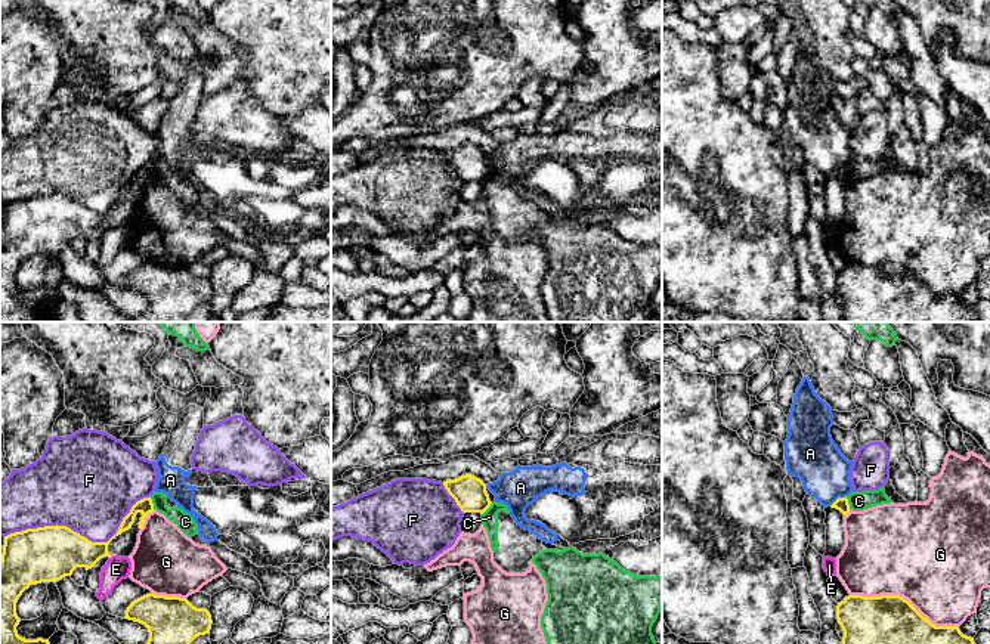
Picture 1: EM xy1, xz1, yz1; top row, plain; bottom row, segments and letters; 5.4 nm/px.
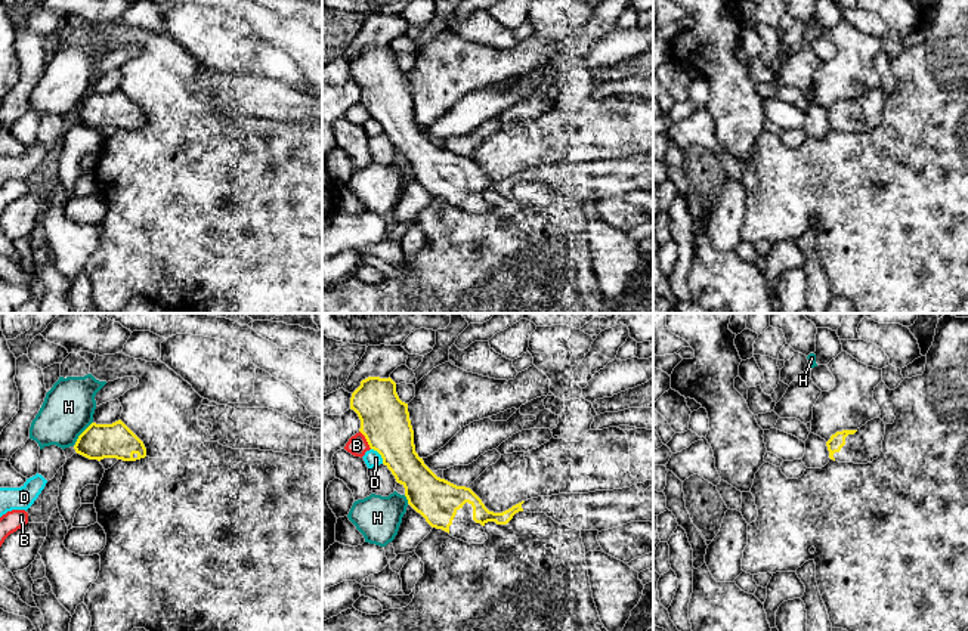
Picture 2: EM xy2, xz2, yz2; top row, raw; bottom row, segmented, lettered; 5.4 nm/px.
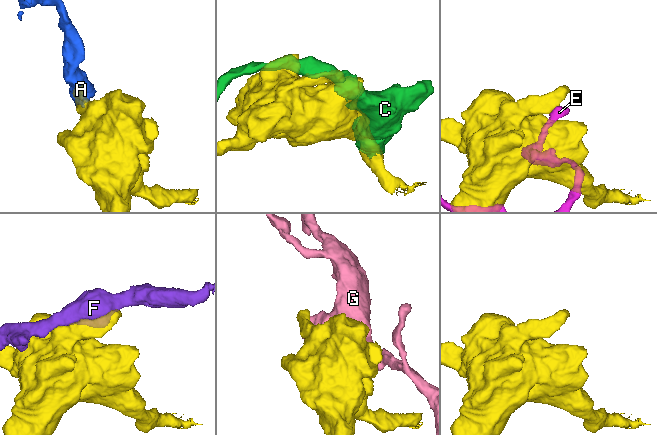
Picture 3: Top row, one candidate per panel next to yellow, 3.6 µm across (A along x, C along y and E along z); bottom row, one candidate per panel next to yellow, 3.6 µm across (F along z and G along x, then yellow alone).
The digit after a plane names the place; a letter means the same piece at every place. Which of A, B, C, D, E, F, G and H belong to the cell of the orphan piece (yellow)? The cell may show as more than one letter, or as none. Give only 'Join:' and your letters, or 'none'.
Join: none

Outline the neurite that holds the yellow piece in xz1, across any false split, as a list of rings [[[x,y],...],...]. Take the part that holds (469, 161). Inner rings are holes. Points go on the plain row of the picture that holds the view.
[[[471,143],[446,149],[443,155],[462,182],[483,183],[492,173],[486,161],[486,154]]]

